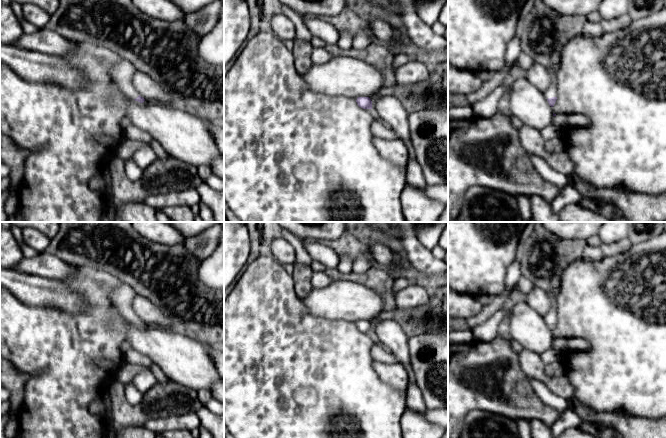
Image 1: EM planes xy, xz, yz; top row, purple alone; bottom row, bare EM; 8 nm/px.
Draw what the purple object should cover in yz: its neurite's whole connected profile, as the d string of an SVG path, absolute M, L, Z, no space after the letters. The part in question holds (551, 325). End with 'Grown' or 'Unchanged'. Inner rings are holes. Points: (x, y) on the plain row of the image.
M547 293L547 296L551 302L551 308L545 315L545 320L549 329L553 331L557 324L557 297L554 293Z. Grown

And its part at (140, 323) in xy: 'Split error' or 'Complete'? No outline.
Split error

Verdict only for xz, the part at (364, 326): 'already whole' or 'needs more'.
already whole

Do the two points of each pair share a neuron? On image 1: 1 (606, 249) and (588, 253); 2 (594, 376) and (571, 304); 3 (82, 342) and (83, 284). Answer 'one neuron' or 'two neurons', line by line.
1: two neurons
2: one neuron
3: one neuron

